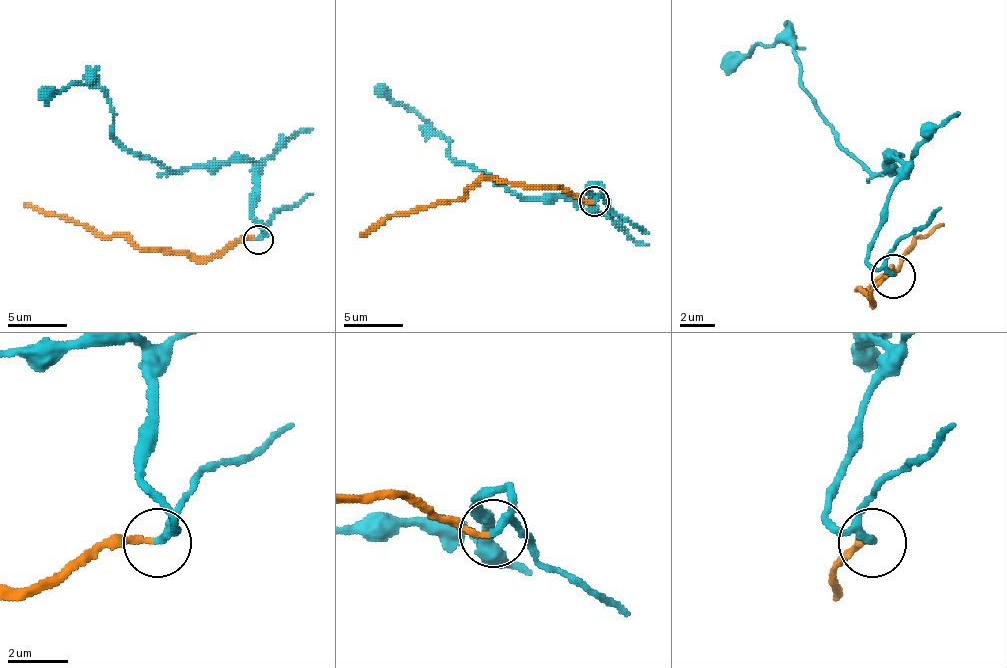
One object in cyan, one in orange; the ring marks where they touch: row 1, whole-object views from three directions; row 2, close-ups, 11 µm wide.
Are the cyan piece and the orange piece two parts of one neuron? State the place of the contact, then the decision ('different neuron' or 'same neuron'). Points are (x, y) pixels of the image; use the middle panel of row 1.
at (594, 201); same neuron

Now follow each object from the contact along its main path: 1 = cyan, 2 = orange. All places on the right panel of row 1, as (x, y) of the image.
1: (892, 274), (870, 261), (897, 173), (897, 160), (883, 173), (848, 151), (782, 41), (738, 55), (725, 68)
2: (892, 274), (870, 292), (875, 301), (861, 288), (888, 270), (897, 270), (914, 239), (941, 222)

